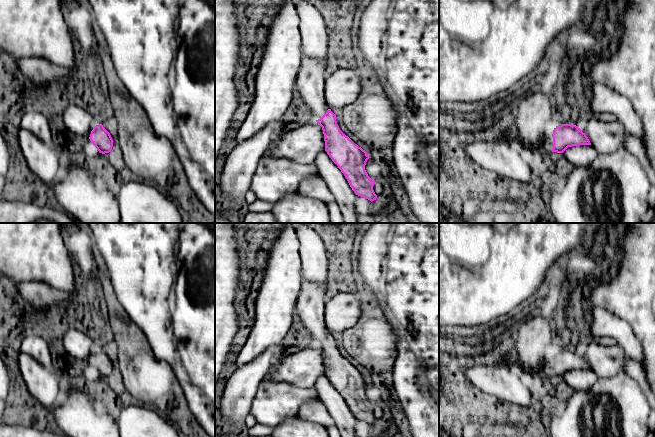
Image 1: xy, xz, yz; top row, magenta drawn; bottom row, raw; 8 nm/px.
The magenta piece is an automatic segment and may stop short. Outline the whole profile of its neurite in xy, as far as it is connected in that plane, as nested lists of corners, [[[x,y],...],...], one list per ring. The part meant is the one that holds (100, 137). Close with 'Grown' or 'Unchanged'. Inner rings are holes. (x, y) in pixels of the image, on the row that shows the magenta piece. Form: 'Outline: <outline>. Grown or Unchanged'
Outline: [[[102,124],[96,125],[91,131],[90,141],[102,153],[109,153],[113,147],[113,139]]]. Unchanged

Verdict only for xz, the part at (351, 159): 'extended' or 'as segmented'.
extended

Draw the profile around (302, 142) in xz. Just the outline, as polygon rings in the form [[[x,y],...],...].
[[[302,121],[280,131],[280,140],[273,145],[269,153],[272,157],[287,158],[300,164],[314,163],[317,155],[325,151],[322,127],[316,121]]]

